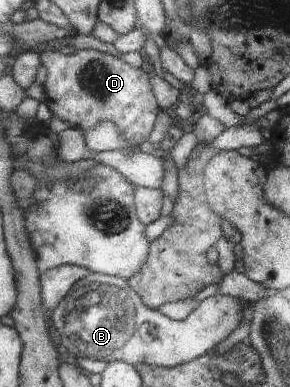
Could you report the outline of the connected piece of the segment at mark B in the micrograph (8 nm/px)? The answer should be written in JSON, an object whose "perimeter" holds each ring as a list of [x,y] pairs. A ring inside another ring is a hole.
{"perimeter":[[[93,272],[89,277],[76,283],[72,292],[55,309],[47,311],[45,321],[49,325],[49,335],[58,348],[62,363],[76,363],[77,356],[95,360],[123,360],[134,366],[147,364],[174,368],[199,356],[212,352],[214,347],[231,335],[233,328],[251,321],[250,304],[237,297],[224,296],[217,293],[201,302],[184,320],[175,321],[145,306],[141,296],[129,285],[129,280],[119,276]]]}

